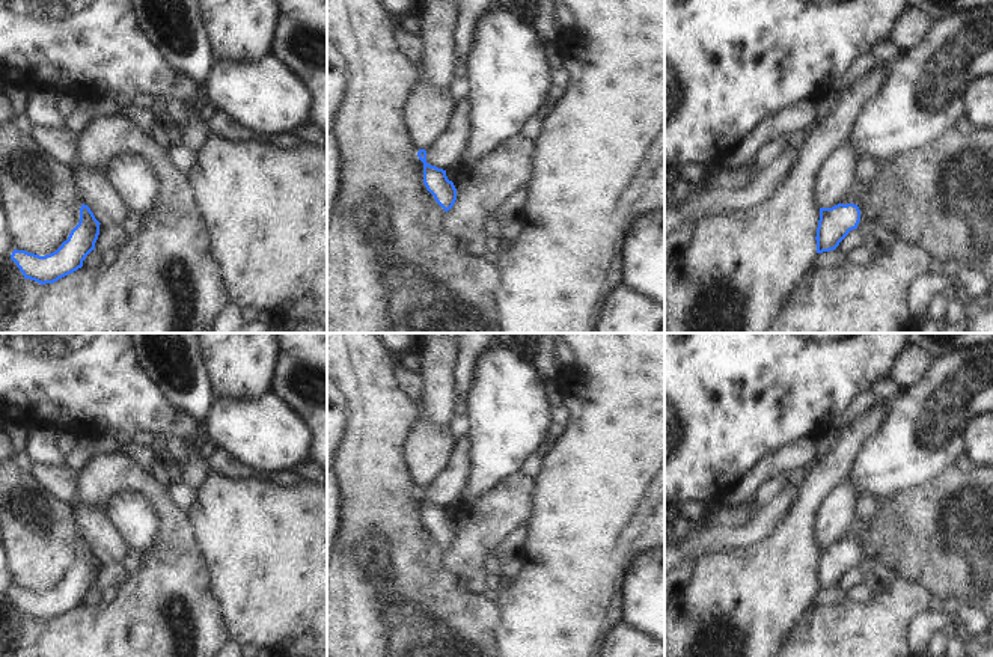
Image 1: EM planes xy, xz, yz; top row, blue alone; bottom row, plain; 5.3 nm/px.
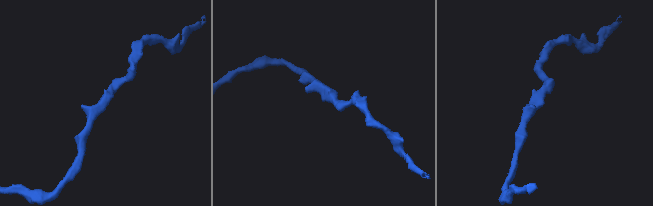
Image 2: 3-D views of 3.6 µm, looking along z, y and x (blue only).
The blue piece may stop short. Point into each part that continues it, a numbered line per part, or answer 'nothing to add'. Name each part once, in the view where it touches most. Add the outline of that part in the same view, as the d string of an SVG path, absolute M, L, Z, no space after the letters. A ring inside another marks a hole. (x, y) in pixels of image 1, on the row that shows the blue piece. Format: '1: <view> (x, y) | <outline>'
nothing to add

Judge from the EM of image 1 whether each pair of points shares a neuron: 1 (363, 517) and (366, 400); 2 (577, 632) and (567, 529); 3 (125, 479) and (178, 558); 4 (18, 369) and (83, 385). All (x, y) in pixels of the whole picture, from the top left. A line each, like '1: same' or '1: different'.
1: same
2: same
3: same
4: same

